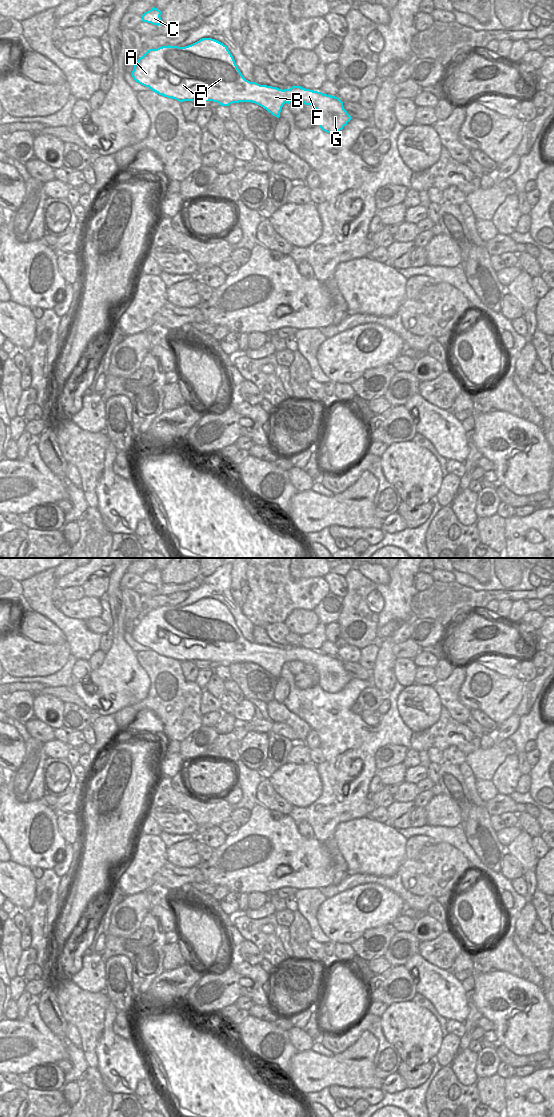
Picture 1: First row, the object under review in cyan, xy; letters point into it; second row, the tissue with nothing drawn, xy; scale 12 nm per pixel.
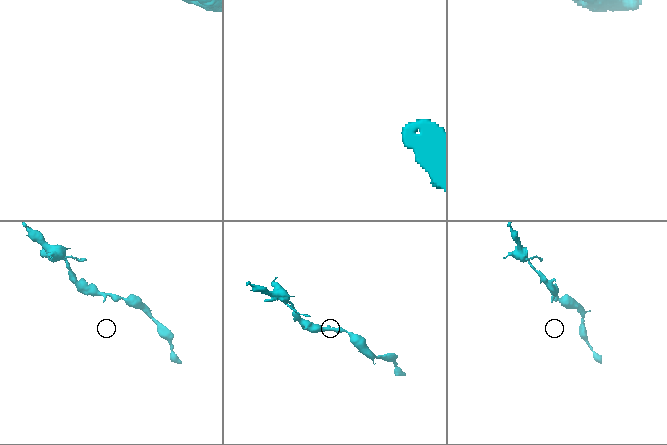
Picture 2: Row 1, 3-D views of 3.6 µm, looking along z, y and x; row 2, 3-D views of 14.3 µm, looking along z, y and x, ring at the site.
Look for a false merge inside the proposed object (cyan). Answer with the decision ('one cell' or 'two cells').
one cell

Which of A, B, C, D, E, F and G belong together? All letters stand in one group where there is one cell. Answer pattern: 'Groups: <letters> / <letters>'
Groups: A B C D E F G.

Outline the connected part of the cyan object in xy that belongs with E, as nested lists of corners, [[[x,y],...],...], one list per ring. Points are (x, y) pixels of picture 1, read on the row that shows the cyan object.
[[[202,38],[185,47],[168,45],[149,49],[137,60],[131,75],[139,84],[149,87],[159,95],[179,102],[213,101],[222,106],[239,102],[252,102],[263,107],[277,118],[280,117],[280,112],[285,103],[301,101],[305,105],[312,105],[315,108],[316,113],[319,114],[319,127],[331,134],[342,130],[352,119],[338,97],[305,89],[301,86],[292,86],[290,89],[282,90],[246,80],[227,46],[212,38]]]

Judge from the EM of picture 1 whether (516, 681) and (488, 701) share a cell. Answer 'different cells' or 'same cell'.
same cell

